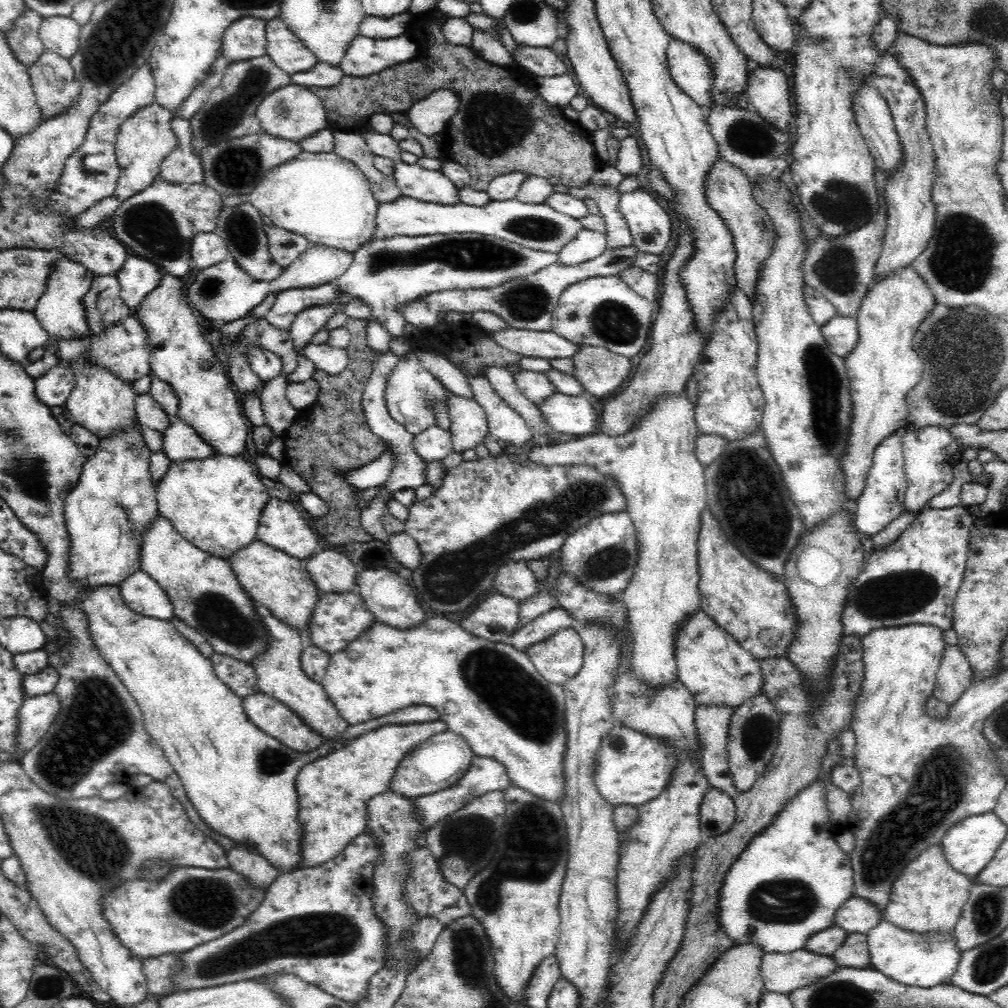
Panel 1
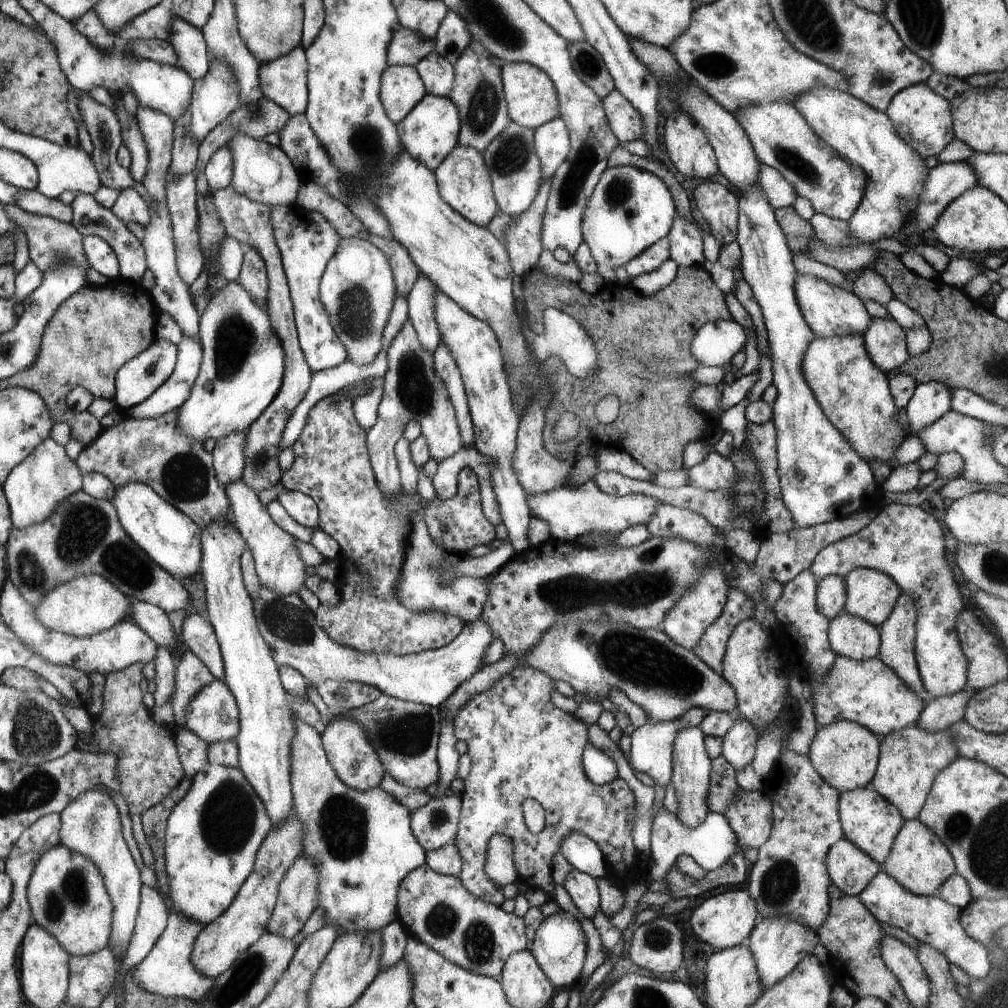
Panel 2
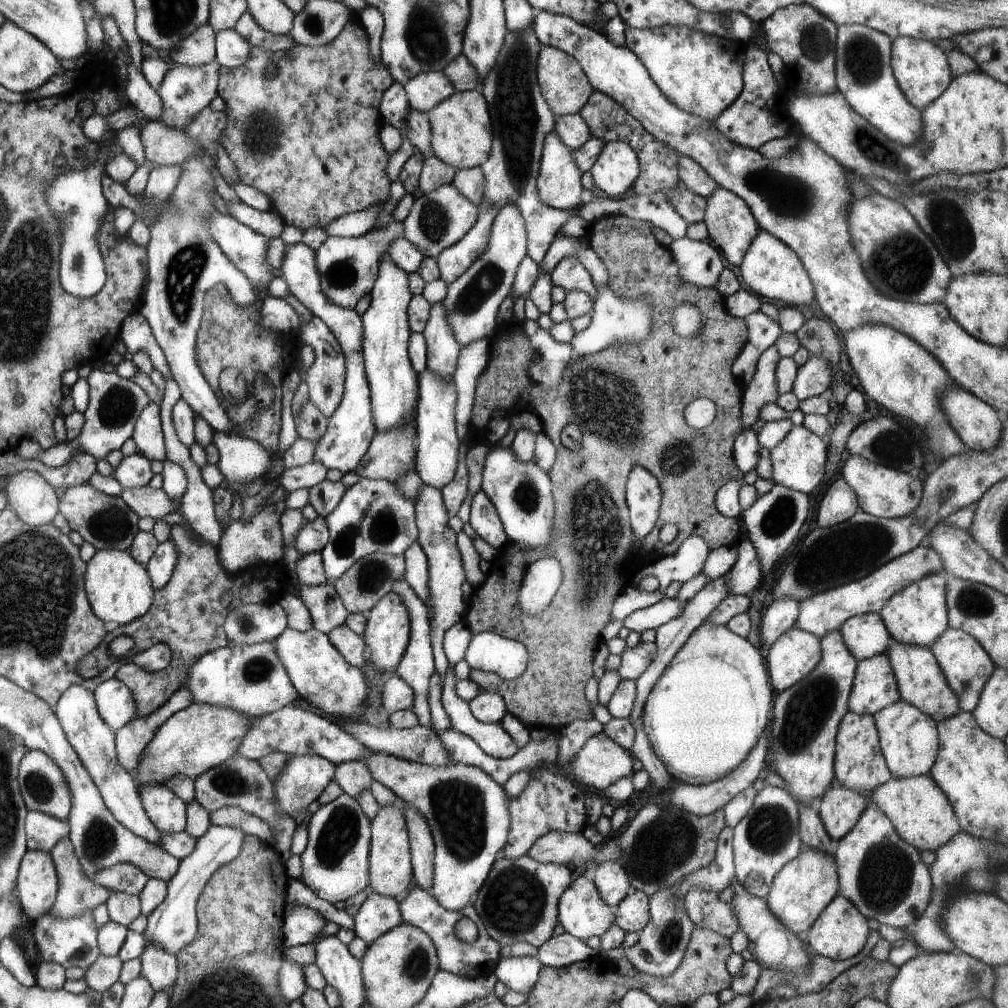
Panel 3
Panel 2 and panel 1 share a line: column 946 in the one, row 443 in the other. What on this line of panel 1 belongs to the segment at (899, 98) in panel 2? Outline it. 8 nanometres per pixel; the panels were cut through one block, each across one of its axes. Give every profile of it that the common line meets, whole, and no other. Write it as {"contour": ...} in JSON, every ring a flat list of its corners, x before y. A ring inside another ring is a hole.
{"contour":[[136,418,128,430,118,428,116,432,100,438,98,450,92,452,92,458,84,464,82,476,74,490,68,494,64,504,64,524,70,536,70,556,66,564,68,580,80,590,80,596,98,588,98,586,120,586,126,578,140,570,140,548,142,536,150,524,160,516,156,500,156,484,150,474,150,456,152,452,144,444,140,434,140,420]]}

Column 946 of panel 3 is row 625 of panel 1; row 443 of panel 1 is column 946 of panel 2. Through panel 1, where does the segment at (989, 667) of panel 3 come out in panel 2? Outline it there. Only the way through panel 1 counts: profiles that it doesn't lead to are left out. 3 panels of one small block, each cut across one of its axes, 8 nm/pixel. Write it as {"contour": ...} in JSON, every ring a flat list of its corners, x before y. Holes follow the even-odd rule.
{"contour":[[889,504,889,506,879,506,879,512,873,516,873,520,865,528,861,528,861,532,855,532,847,538,841,538,833,544,821,548,817,552,817,556,813,558,811,566,807,568,817,578,817,582,825,576,841,576,843,578,853,568,877,570,877,572,887,574,899,586,901,594,911,596,915,612,917,612,917,620,915,620,915,662,917,662,923,686,933,700,957,694,957,692,965,690,965,686,967,686,967,660,961,652,961,644,959,644,959,638,957,638,957,632,955,632,957,614,965,608,963,602,967,598,959,596,959,592,955,588,955,584,959,584,955,580,957,572,953,572,945,566,943,556,945,556,943,554,943,536,941,536,937,520,933,516,923,512,921,506]]}

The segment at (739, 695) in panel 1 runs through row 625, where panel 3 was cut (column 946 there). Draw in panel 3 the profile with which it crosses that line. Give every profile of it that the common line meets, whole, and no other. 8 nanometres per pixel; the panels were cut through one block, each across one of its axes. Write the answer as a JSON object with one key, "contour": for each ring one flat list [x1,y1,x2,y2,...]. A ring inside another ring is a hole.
{"contour":[[891,640,885,654,891,664,891,672,897,680,897,690,899,690,899,696,903,702,913,704,923,714,931,716,935,722,951,718,955,712,959,712,957,698,951,692,951,688,947,686,947,680,941,676,941,668,929,646,915,646,915,644,903,644,903,642]]}

